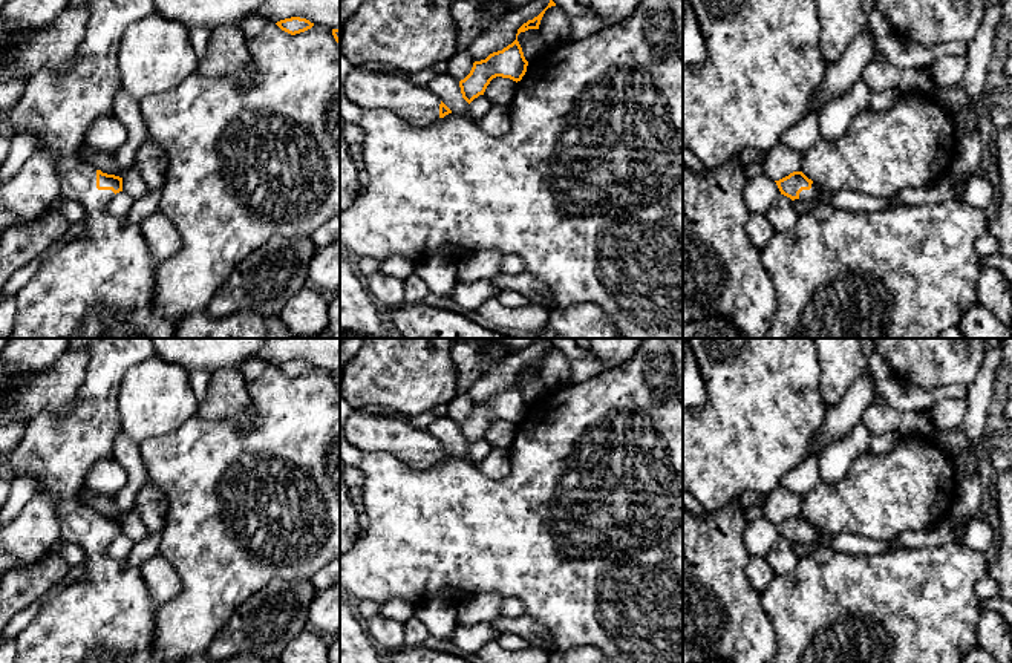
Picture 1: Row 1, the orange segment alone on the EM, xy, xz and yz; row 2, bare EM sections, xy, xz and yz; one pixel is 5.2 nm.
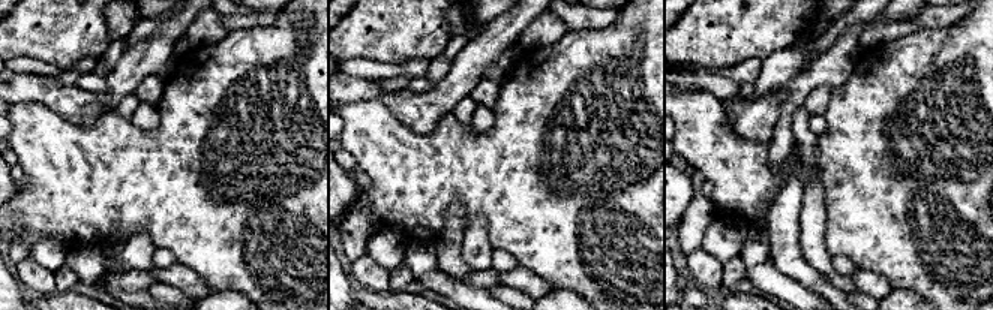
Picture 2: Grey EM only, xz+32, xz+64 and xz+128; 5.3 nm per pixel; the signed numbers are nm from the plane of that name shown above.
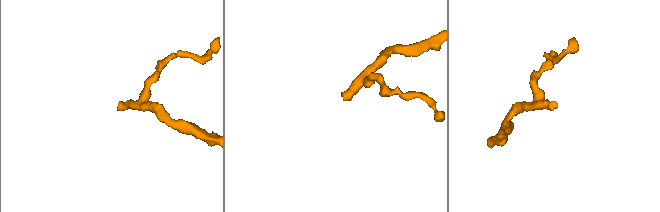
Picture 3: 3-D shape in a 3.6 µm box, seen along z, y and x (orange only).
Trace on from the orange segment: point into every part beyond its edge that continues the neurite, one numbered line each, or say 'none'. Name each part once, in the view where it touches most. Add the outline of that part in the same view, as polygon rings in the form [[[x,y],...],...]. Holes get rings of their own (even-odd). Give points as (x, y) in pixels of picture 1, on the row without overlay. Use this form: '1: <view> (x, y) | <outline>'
1: xy (107, 616) | [[[69,338],[67,351],[86,351],[89,364],[70,409],[60,418],[43,413],[24,432],[5,462],[17,476],[31,475],[58,501],[60,536],[84,551],[84,576],[46,602],[15,637],[15,663],[167,663],[153,655],[159,603],[149,594],[141,568],[107,554],[112,533],[96,531],[96,511],[78,498],[90,469],[113,458],[121,430],[119,383],[136,363],[155,355],[150,338]]]

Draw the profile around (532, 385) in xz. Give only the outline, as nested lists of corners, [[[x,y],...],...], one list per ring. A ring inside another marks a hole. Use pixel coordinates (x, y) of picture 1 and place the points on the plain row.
[[[528,372],[517,378],[517,384],[522,390],[525,403],[530,406],[548,392],[547,384],[540,378],[539,372]]]

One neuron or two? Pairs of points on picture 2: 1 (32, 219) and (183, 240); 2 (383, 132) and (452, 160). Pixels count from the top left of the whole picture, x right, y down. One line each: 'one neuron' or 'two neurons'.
1: one neuron
2: one neuron

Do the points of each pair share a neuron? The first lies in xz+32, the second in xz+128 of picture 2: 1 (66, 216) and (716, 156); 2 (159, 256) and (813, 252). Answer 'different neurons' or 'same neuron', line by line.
1: same neuron
2: different neurons

